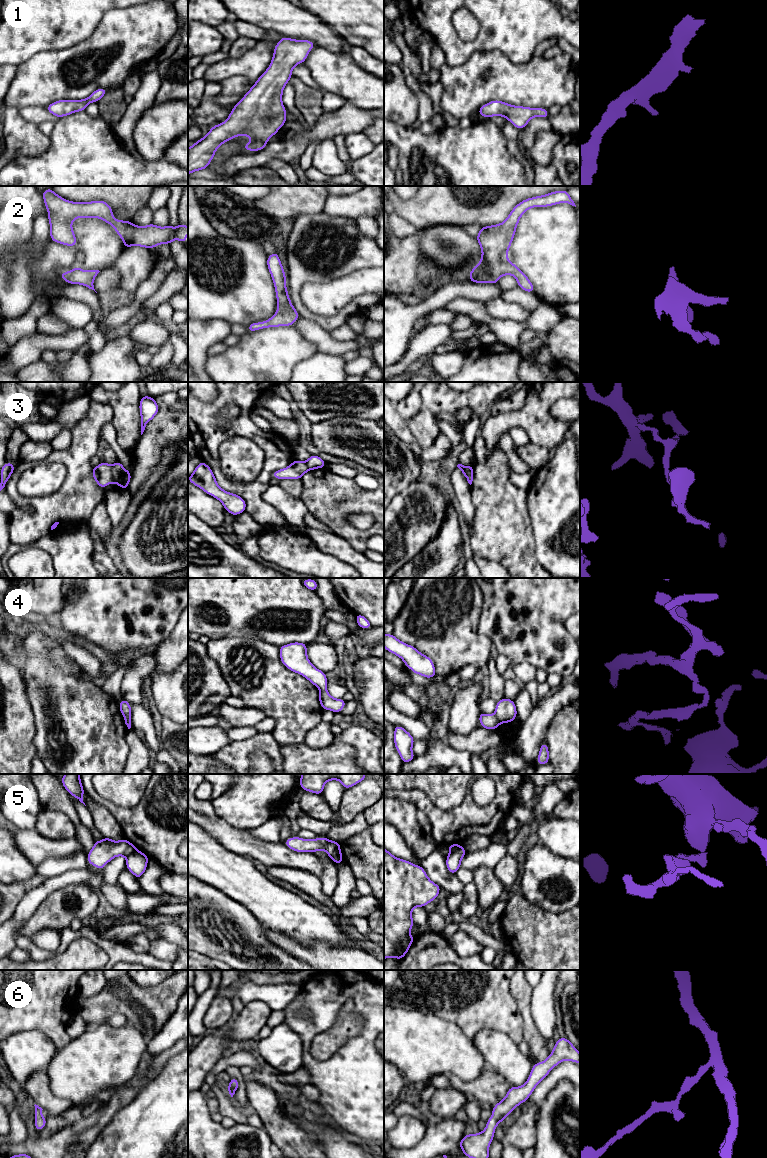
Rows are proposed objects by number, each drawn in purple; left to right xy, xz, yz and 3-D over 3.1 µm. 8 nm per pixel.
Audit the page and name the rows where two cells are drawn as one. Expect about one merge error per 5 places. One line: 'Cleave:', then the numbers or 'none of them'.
Cleave: 3, 4, 5

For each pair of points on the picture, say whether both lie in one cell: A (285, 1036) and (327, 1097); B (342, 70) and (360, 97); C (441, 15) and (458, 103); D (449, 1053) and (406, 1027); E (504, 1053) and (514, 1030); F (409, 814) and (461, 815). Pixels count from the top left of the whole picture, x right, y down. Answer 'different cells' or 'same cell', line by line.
A: different cells
B: same cell
C: different cells
D: same cell
E: different cells
F: different cells

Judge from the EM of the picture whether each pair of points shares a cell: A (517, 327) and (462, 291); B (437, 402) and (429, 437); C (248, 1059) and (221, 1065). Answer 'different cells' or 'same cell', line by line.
A: different cells
B: different cells
C: same cell

